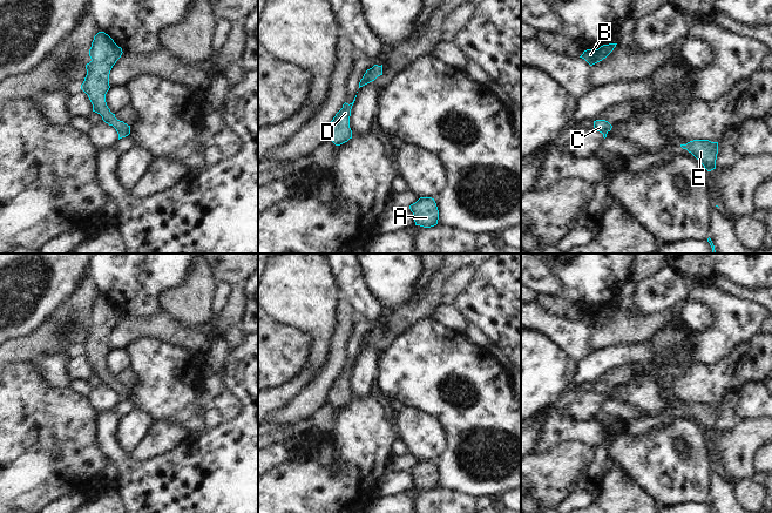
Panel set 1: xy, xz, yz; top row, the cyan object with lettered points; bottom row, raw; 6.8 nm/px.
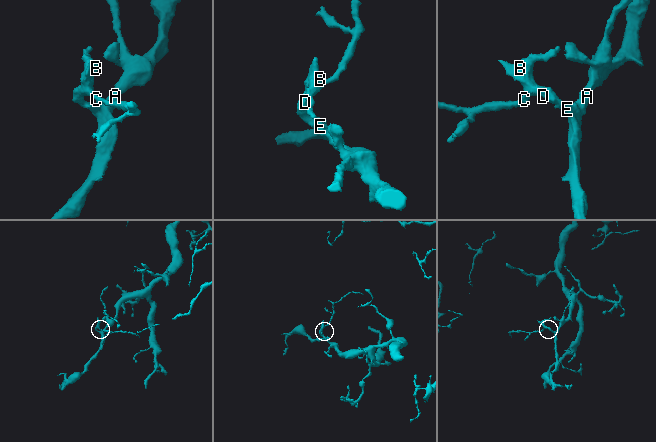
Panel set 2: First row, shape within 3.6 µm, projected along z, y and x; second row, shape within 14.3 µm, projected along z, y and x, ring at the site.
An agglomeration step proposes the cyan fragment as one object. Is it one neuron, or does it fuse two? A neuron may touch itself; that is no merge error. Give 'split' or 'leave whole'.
leave whole

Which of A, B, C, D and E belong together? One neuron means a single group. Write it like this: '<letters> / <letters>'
A B C D E

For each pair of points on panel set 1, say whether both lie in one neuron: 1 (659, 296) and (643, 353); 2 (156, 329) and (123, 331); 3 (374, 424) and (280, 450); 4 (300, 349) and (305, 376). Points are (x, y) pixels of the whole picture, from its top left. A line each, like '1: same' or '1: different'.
1: different
2: same
3: different
4: different

